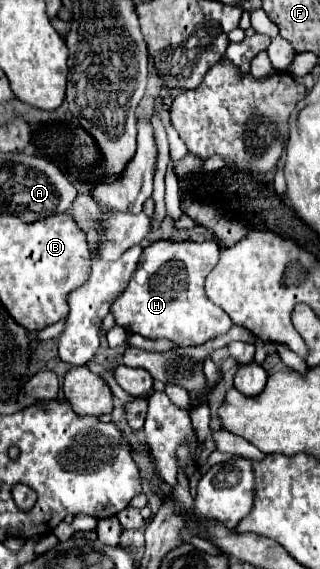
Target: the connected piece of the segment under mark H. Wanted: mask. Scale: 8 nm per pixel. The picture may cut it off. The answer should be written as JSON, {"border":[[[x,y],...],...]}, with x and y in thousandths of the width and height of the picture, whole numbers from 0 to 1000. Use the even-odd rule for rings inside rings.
{"border":[[[497,422],[466,429],[447,439],[447,450],[434,457],[434,467],[397,503],[397,510],[347,534],[347,552],[359,559],[359,569],[391,576],[409,587],[441,587],[447,594],[472,598],[534,598],[553,608],[622,608],[641,605],[647,598],[666,598],[691,587],[709,587],[716,576],[728,573],[716,552],[691,541],[678,541],[666,531],[647,527],[634,496],[647,482],[672,471],[684,457],[684,432],[666,425],[534,425],[534,422]]]}

